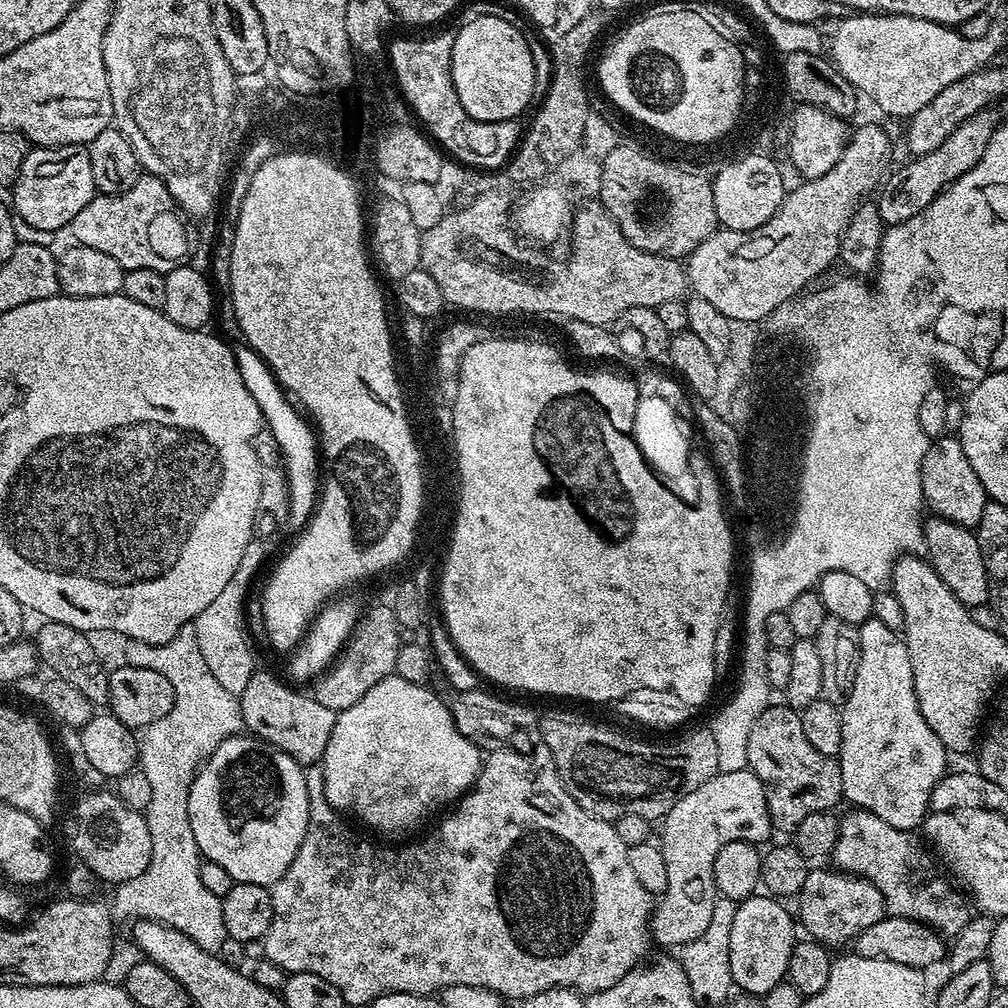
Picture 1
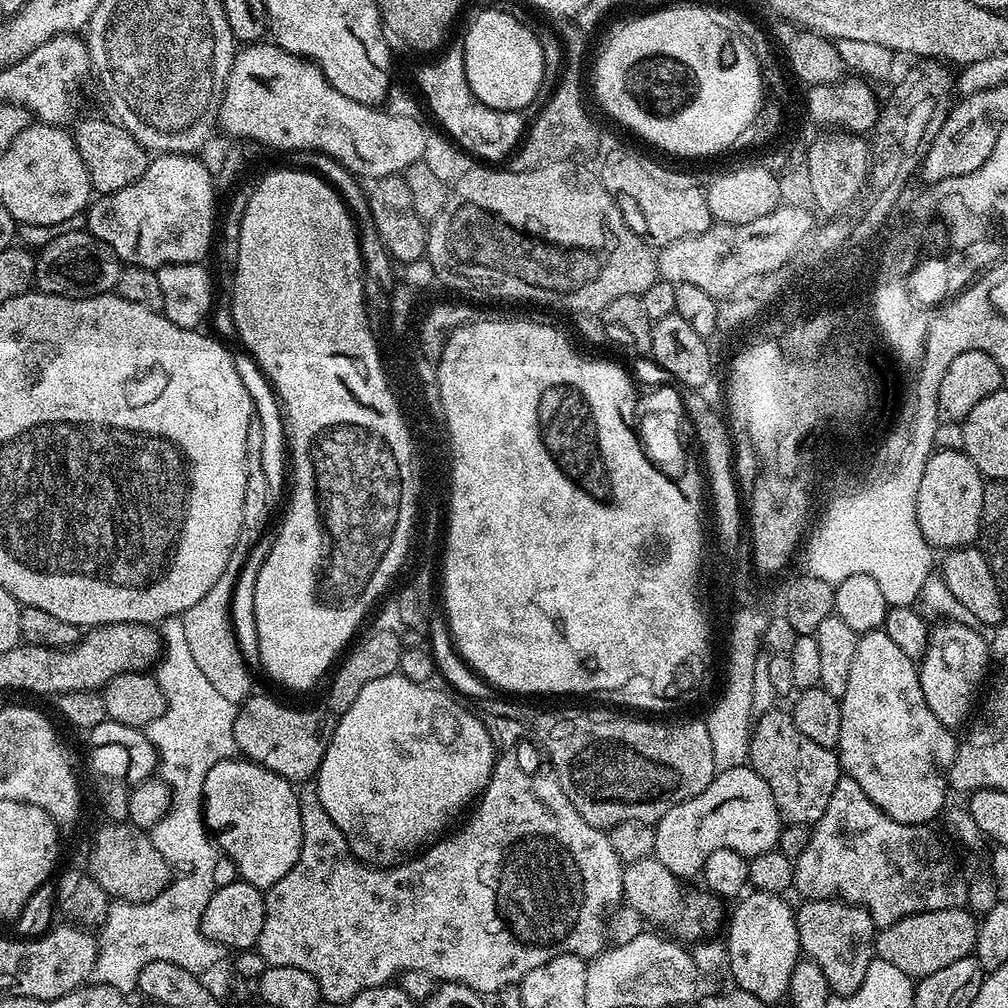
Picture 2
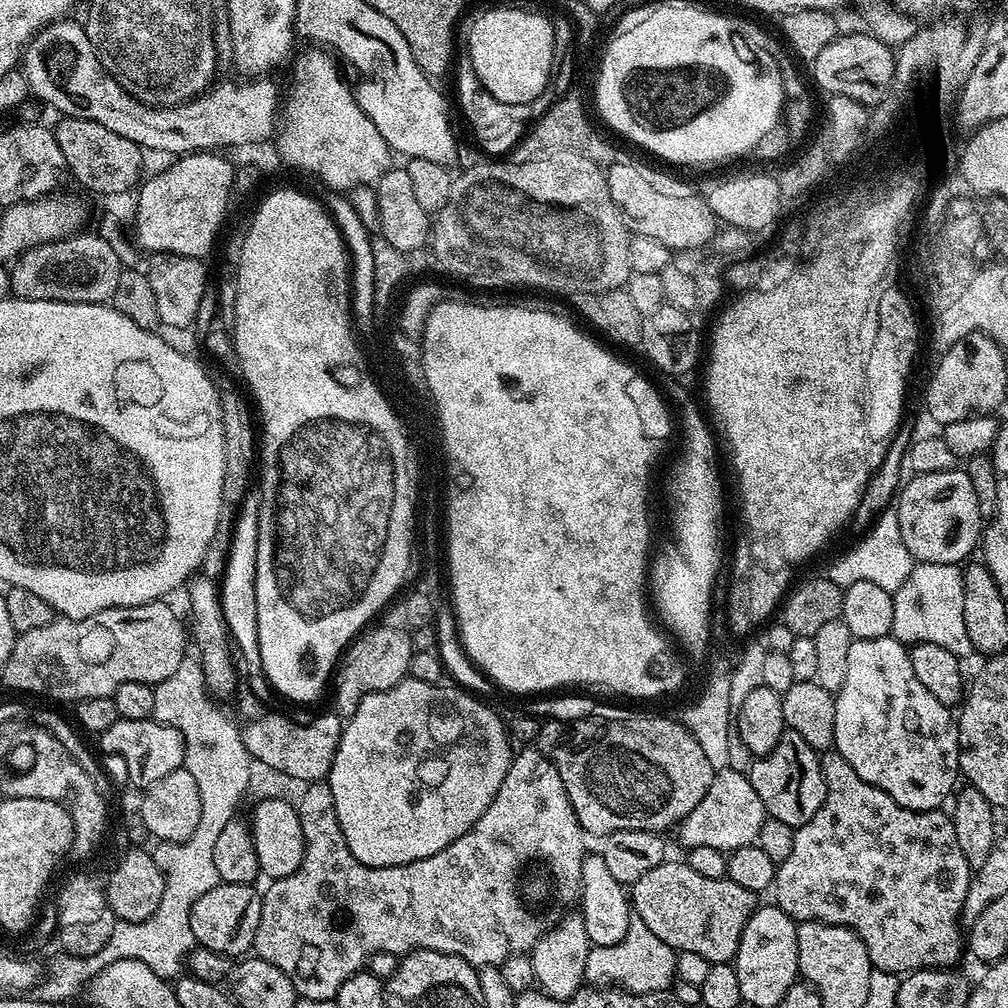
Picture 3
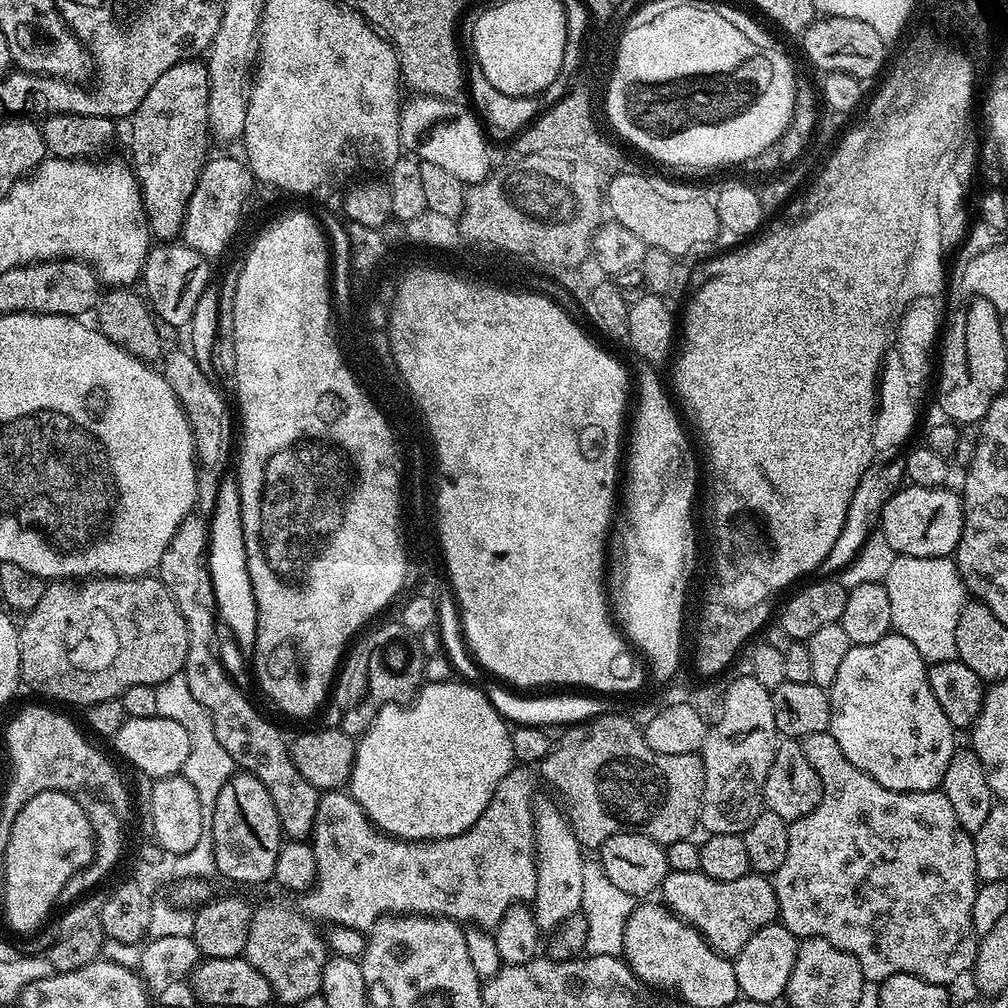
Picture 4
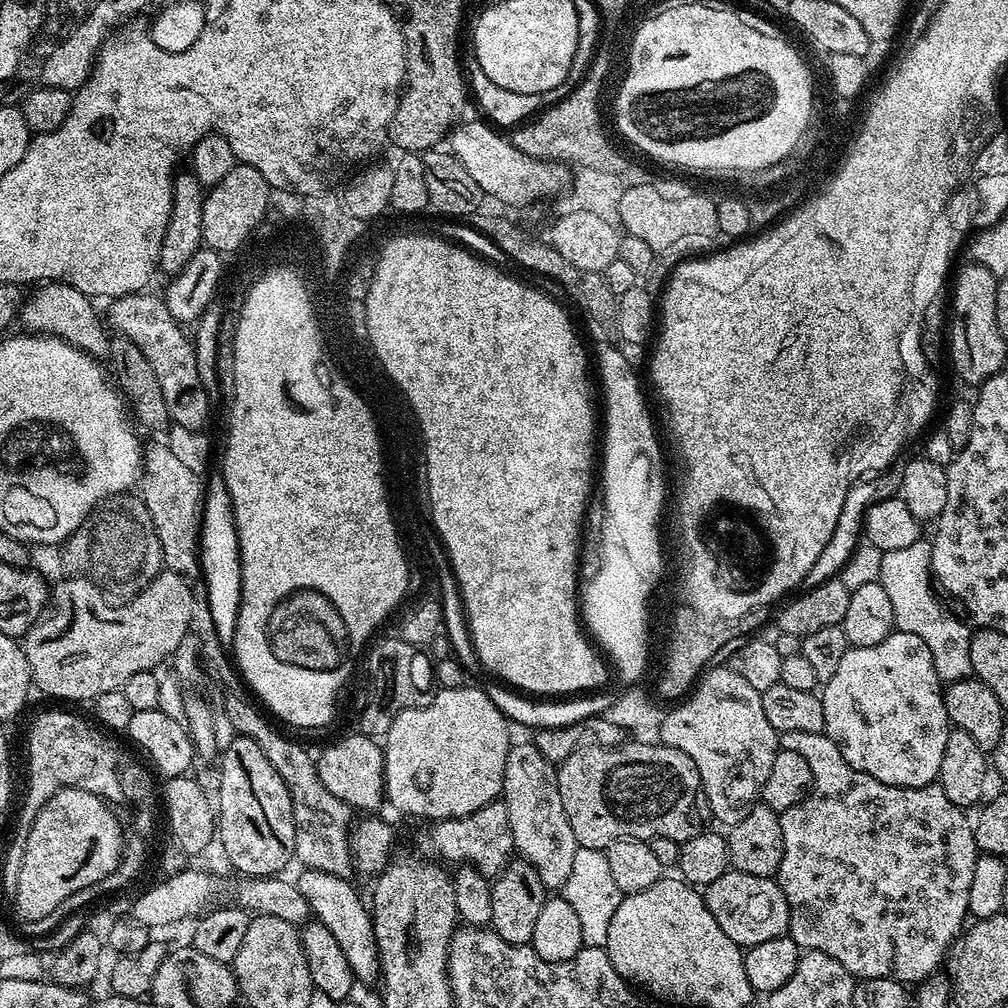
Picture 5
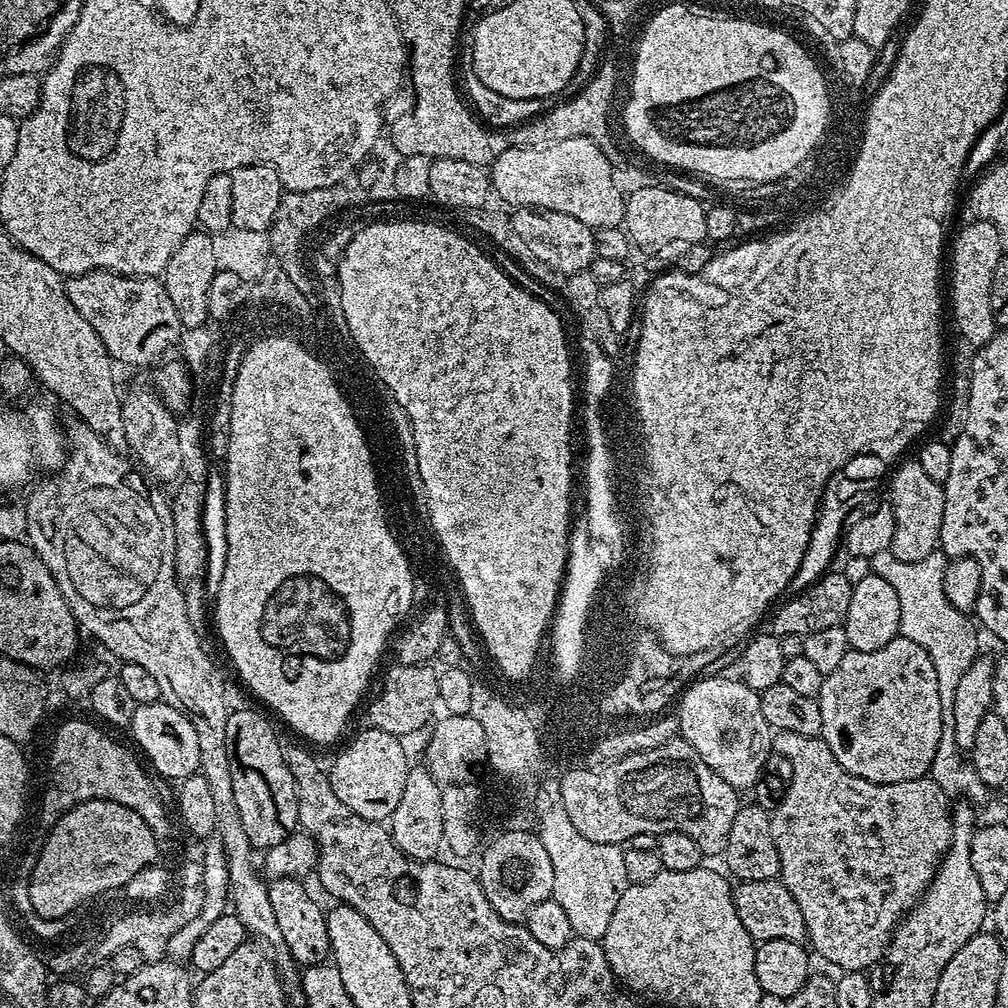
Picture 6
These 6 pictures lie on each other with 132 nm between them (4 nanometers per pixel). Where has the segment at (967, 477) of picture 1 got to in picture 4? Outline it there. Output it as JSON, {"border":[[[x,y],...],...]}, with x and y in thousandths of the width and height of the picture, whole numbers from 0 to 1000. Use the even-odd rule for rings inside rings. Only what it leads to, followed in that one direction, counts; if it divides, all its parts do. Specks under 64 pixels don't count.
{"border":[[[910,480],[894,482],[878,500],[871,517],[871,527],[883,538],[886,549],[903,554],[935,554],[944,552],[954,534],[956,521],[956,497],[951,487],[943,488],[943,483],[916,484]]]}

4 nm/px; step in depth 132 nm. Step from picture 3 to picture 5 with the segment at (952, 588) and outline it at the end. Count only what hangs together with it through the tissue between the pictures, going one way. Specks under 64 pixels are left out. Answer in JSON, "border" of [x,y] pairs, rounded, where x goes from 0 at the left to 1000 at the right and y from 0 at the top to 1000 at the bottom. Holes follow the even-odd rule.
{"border":[[[914,534],[907,538],[907,542],[879,548],[875,554],[871,577],[883,592],[883,601],[887,601],[888,622],[899,629],[911,629],[911,633],[915,633],[915,637],[923,641],[931,673],[935,677],[961,674],[964,671],[962,637],[965,624],[955,614],[952,616],[950,612],[943,611],[929,592],[930,584],[925,573],[924,539]]]}

